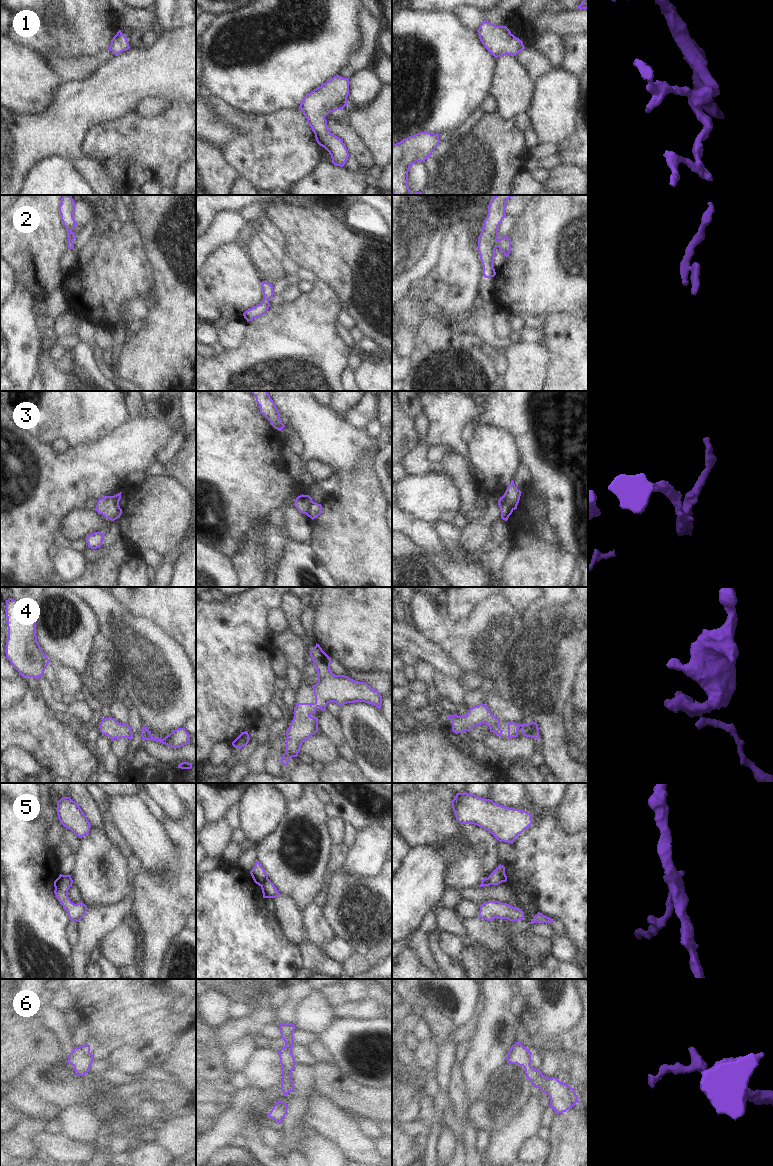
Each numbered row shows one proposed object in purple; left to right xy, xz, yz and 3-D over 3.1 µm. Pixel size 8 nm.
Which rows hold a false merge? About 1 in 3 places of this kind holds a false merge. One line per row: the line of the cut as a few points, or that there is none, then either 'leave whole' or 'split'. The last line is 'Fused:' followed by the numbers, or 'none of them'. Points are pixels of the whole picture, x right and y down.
1: no cut; leave whole
2: no cut; leave whole
3: cut in yz along (502, 496), (509, 504), (516, 507); split
4: no cut; leave whole
5: cut in xz along (267, 878), (261, 886); split
6: no cut; leave whole
Fused: 3, 5

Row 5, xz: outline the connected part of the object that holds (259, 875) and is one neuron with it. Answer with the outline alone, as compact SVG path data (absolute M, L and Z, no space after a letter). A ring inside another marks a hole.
M257 860L250 874L256 884L262 886L262 884L268 879L268 875L260 862Z

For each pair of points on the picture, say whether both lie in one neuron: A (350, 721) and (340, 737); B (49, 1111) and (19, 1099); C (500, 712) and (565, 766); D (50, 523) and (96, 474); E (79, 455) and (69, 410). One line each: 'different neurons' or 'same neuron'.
A: different neurons
B: same neuron
C: different neurons
D: same neuron
E: different neurons

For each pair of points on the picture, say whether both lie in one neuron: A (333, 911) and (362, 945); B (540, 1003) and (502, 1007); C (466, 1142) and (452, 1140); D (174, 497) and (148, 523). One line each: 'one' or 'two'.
A: one
B: two
C: two
D: one

